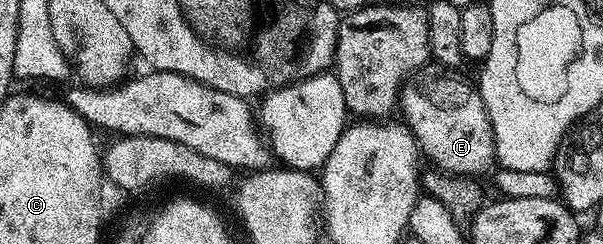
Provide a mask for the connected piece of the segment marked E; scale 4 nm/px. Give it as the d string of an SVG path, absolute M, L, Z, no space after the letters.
M439 64L421 66L401 86L398 106L404 109L403 121L416 138L419 153L427 161L429 158L435 169L446 174L481 176L496 162L494 128L477 83L460 72Z

